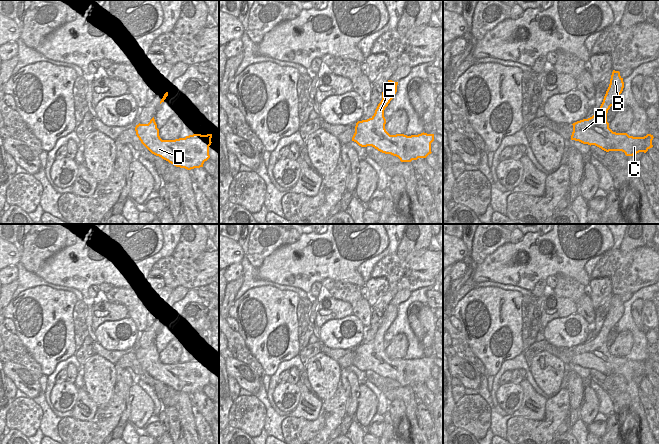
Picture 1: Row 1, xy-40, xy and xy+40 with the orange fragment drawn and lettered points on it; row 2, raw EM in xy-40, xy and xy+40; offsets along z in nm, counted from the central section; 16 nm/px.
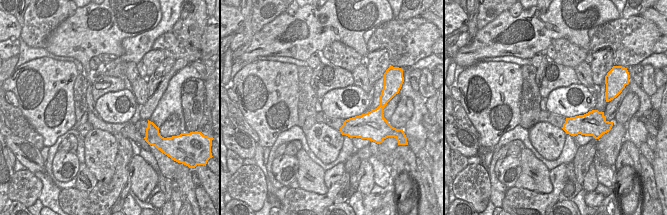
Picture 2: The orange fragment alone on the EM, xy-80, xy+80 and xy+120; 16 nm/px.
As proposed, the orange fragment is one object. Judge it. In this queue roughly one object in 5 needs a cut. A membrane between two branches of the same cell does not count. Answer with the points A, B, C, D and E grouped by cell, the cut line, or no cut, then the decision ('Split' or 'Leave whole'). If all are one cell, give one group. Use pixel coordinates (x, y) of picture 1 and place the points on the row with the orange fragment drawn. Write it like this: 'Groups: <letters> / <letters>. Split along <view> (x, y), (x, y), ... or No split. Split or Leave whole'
Groups: A B C D E. No split. Leave whole.

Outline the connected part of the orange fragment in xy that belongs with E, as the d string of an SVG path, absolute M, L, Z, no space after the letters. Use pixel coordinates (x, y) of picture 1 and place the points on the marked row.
M388 80L382 92L382 100L374 115L367 120L356 123L352 141L361 147L372 146L382 153L396 156L401 162L426 158L432 153L431 143L434 141L434 134L423 132L411 136L404 134L390 135L385 129L384 110L395 96L397 85L398 82Z

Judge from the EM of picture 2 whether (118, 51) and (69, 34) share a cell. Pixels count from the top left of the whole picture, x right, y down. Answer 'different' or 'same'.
same

